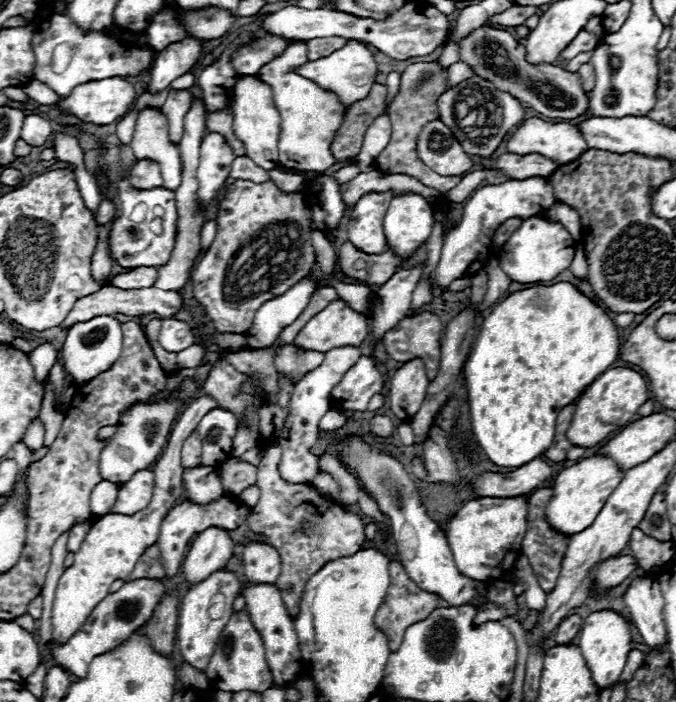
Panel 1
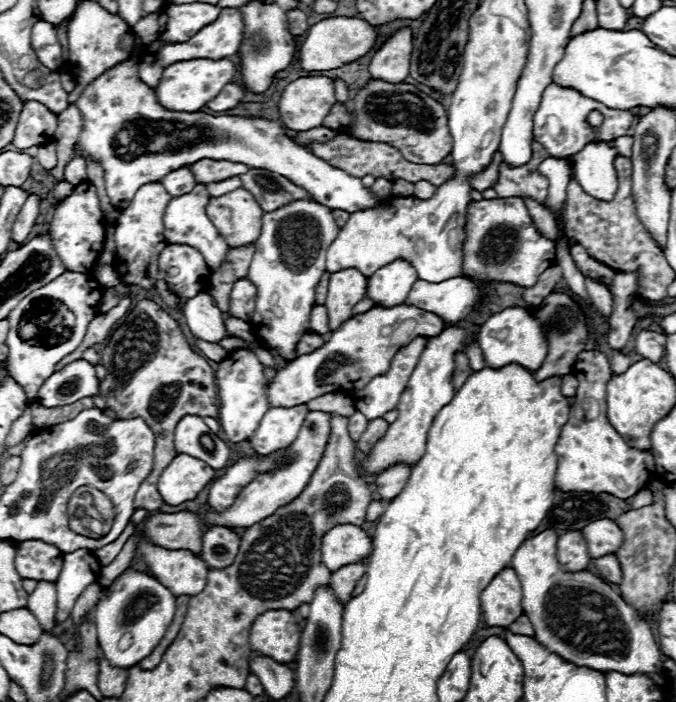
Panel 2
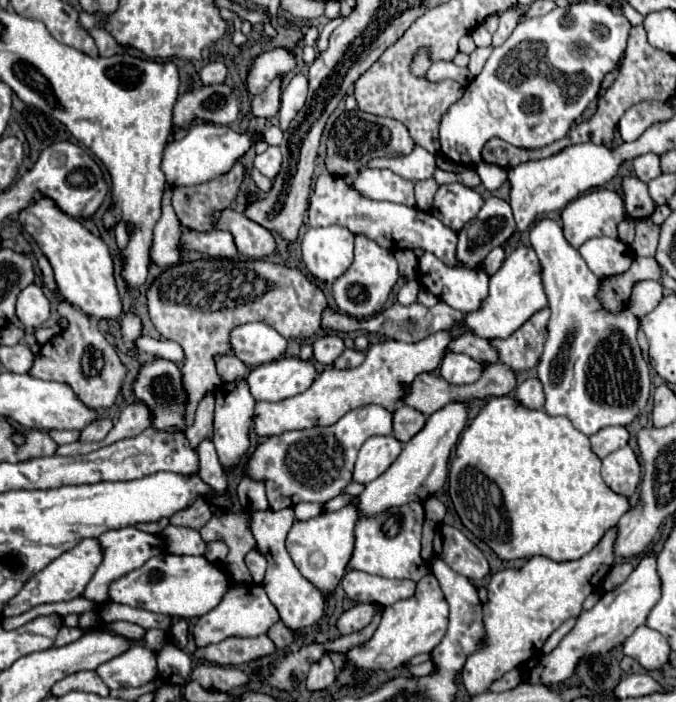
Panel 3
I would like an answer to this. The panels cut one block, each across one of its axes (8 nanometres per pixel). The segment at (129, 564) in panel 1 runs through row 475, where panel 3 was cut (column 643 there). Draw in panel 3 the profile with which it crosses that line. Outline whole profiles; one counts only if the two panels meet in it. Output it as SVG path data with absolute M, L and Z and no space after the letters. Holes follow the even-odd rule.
M642 154L634 158L634 172L642 182L650 182L658 178L660 172L660 158L656 154Z

